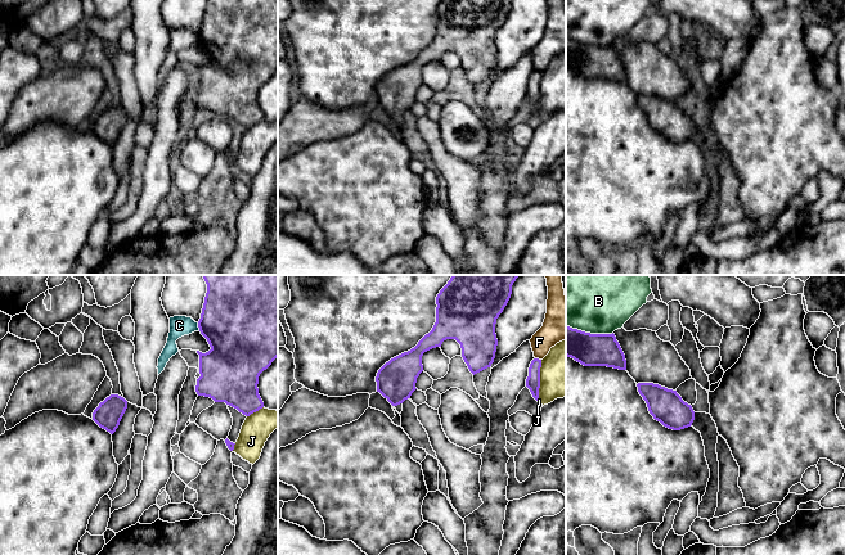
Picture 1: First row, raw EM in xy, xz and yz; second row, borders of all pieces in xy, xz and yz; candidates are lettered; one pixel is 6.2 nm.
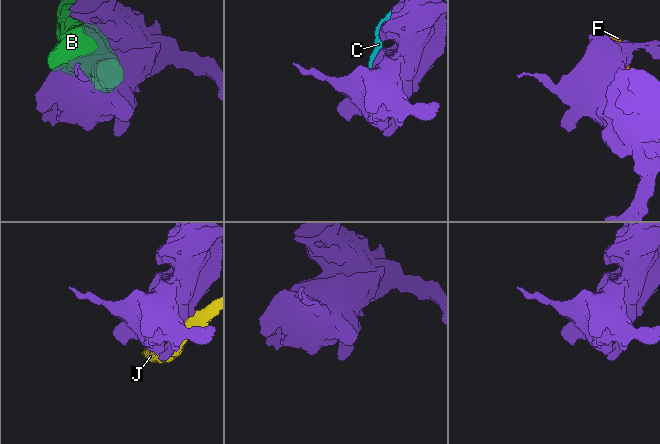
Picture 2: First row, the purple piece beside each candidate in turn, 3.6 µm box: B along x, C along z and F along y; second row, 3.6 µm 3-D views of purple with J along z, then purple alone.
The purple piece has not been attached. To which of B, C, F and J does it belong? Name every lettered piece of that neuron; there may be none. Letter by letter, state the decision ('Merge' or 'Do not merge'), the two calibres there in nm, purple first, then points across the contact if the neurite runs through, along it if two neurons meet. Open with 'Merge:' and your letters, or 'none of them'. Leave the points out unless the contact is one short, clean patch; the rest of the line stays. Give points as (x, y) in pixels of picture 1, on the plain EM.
Merge: none of them
B: Do not merge. Thickness 200 nm (purple) against 280 nm
C: Do not merge. Thickness 440 nm (purple) against 130 nm
F: Do not merge. Thickness 90 nm (purple) against 190 nm
J: Do not merge. Thickness 90 nm (purple) against 320 nm

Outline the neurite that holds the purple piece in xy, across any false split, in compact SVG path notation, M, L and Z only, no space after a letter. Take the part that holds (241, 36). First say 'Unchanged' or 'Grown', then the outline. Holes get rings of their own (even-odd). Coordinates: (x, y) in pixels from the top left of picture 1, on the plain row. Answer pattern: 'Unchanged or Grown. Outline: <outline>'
Unchanged. Outline: M207 0L198 40L211 62L206 66L197 63L201 86L195 98L197 107L225 114L246 128L262 121L259 89L278 69L278 0Z

